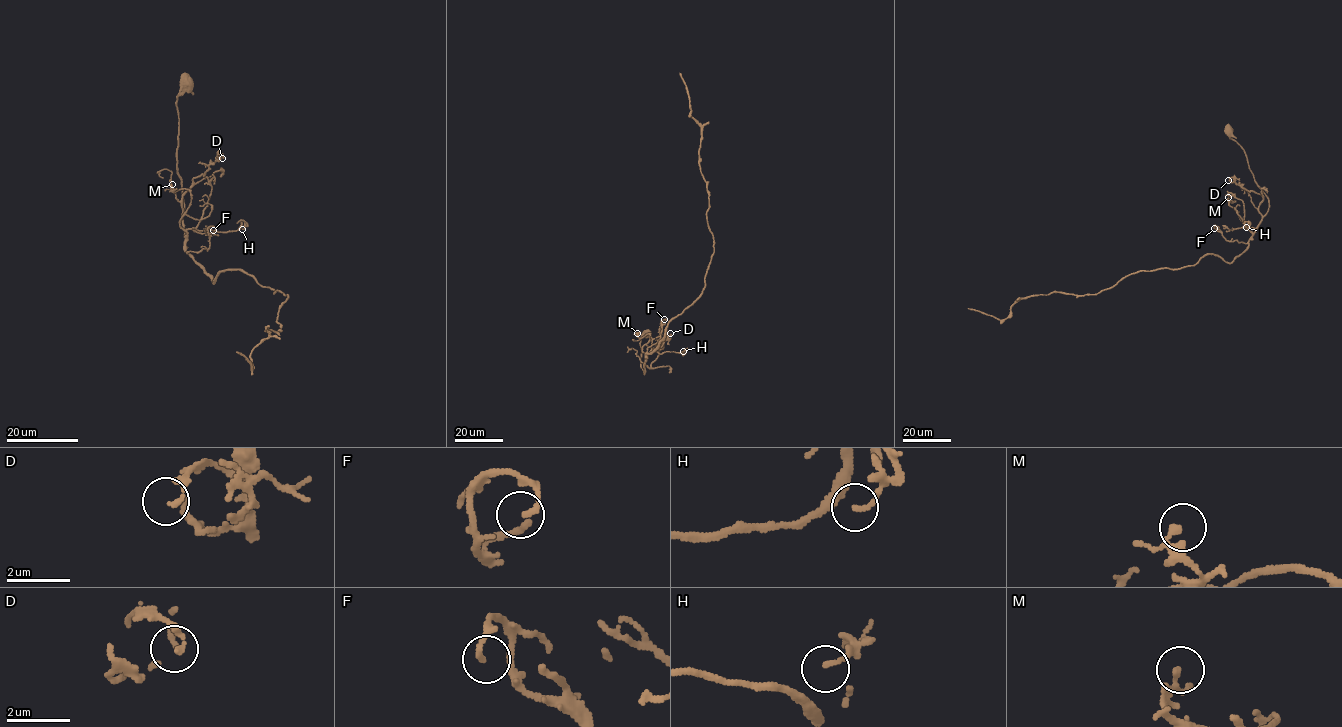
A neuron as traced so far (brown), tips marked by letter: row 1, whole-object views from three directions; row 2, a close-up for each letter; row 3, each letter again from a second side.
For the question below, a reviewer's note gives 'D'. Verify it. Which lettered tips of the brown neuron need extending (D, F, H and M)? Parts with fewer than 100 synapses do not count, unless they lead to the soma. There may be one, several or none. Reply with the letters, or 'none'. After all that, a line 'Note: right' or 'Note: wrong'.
none
Note: wrong

